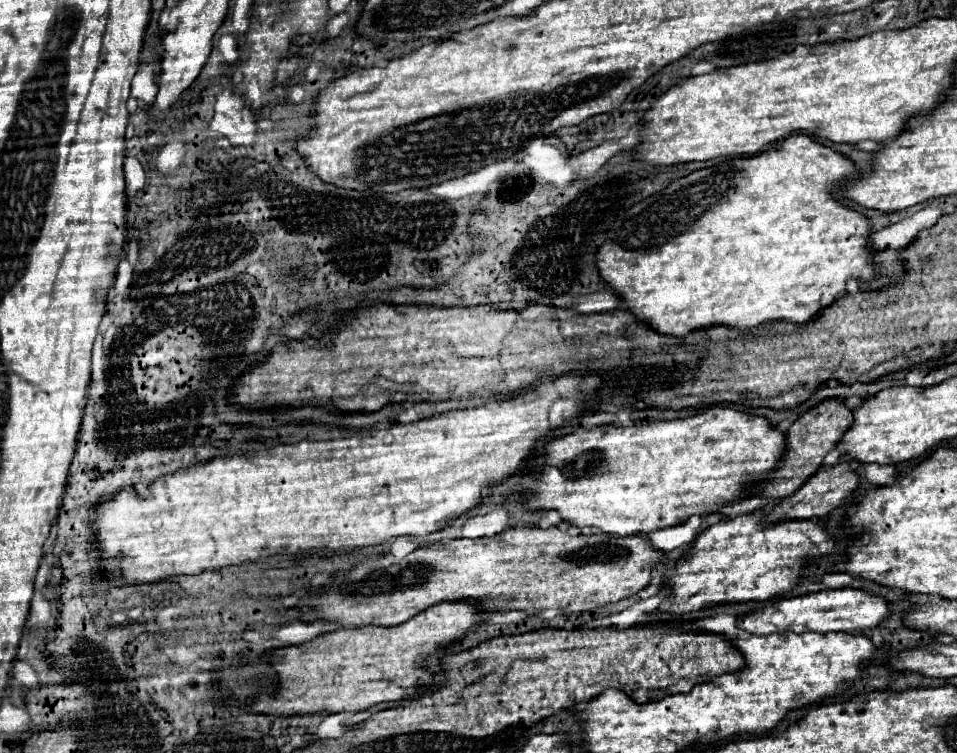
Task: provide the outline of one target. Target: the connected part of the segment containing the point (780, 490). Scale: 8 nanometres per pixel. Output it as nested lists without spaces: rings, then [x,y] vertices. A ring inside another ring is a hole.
[[[834,397],[824,399],[822,403],[806,411],[802,417],[798,417],[792,423],[792,427],[786,431],[788,453],[786,453],[784,465],[780,465],[780,473],[776,473],[776,477],[772,477],[772,481],[764,485],[764,489],[760,489],[760,495],[782,499],[786,495],[792,495],[796,489],[800,489],[800,485],[804,485],[804,481],[808,481],[818,471],[818,467],[824,463],[826,453],[832,451],[840,443],[844,433],[850,429],[852,419],[854,419],[852,409],[848,409],[842,399],[834,399]]]

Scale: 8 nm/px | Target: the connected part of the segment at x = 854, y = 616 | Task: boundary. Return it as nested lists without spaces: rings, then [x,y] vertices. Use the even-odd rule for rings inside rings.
[[[824,589],[818,593],[808,593],[800,597],[790,597],[774,603],[772,607],[760,609],[756,613],[750,613],[738,621],[738,627],[754,633],[754,635],[772,635],[772,633],[784,633],[784,631],[794,631],[794,633],[804,633],[804,631],[814,631],[814,633],[830,633],[830,631],[860,631],[860,629],[874,629],[882,621],[890,617],[890,603],[880,597],[872,595],[864,589]]]

